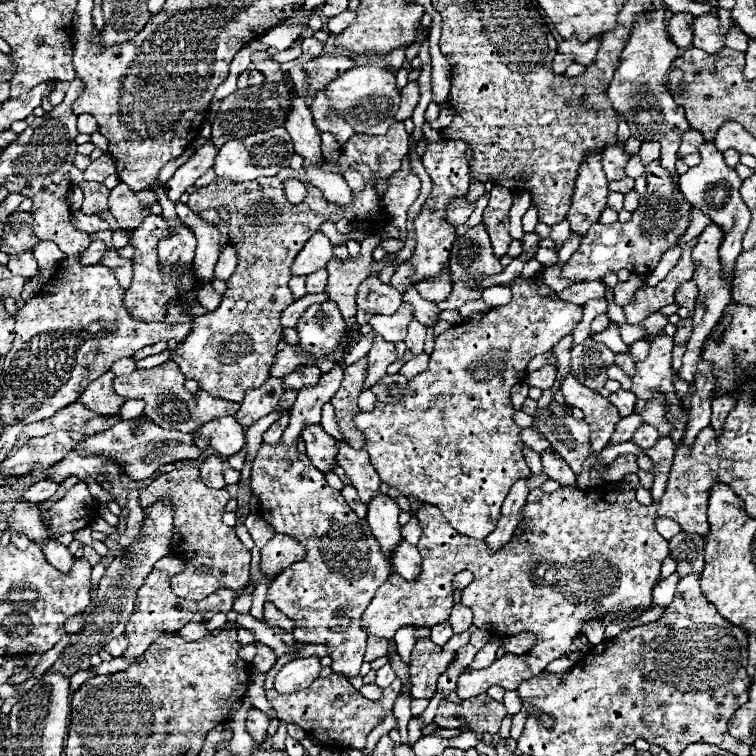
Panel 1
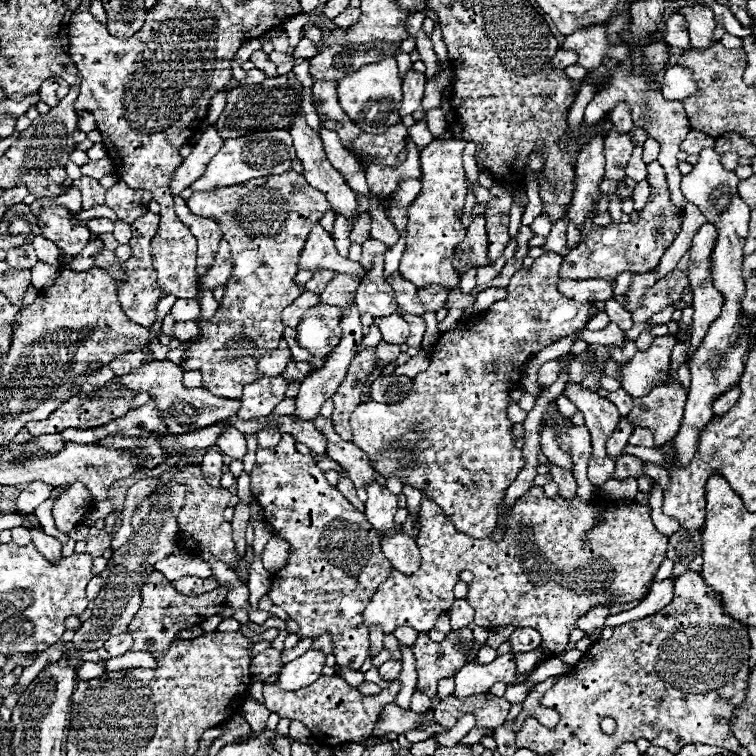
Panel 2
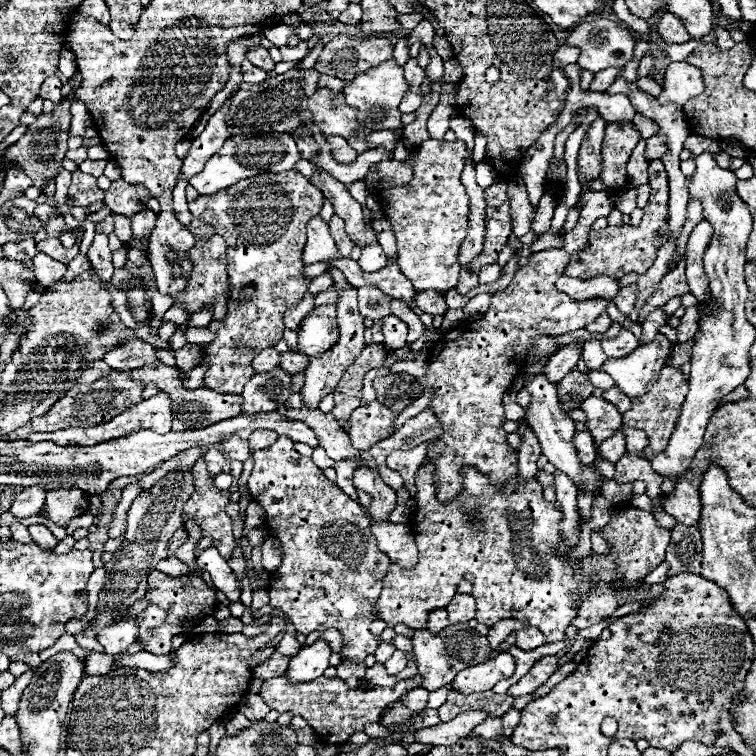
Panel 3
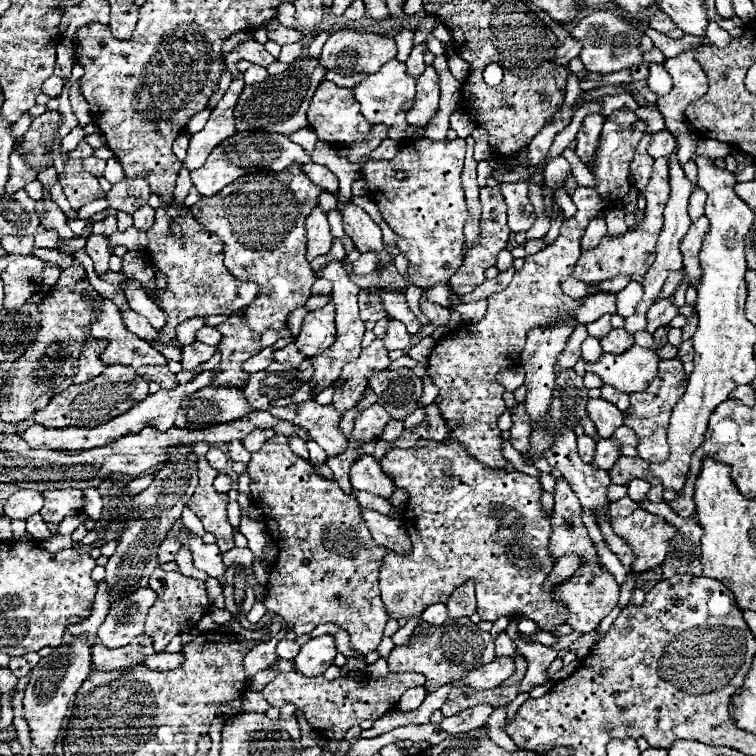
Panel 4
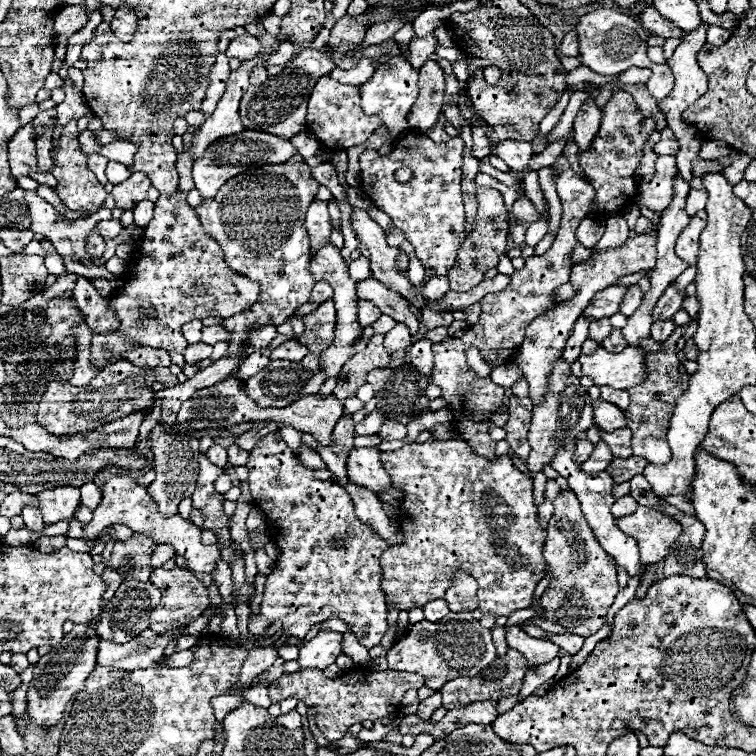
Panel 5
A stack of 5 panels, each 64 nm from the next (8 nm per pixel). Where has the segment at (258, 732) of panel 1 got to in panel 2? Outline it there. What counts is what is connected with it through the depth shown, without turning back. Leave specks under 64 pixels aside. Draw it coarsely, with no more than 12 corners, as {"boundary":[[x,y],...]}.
{"boundary":[[248,698],[242,714],[252,730],[266,728],[270,710]]}

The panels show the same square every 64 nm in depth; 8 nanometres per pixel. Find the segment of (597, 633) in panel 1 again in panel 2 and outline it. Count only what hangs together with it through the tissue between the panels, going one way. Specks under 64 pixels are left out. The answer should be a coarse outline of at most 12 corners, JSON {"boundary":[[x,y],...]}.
{"boundary":[[612,604],[594,606],[580,616],[578,628],[592,632],[602,628]]}

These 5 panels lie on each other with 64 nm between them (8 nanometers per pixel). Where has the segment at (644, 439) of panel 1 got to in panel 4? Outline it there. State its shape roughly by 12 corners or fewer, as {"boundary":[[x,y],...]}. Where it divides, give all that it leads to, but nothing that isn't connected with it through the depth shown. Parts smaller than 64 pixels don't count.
{"boundary":[[628,426],[612,434],[620,446],[636,446],[636,434]]}

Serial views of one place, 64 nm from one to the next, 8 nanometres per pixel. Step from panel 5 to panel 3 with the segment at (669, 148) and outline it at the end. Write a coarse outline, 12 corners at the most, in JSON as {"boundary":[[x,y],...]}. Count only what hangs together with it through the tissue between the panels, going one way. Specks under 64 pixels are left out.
{"boundary":[[654,134],[646,144],[648,160],[668,152],[666,136]]}

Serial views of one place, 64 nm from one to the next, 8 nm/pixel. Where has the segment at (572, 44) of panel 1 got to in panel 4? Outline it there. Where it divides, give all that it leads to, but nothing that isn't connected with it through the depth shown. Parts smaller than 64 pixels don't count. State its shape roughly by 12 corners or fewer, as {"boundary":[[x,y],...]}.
{"boundary":[[590,12],[570,34],[588,72],[644,64],[634,22]]}

